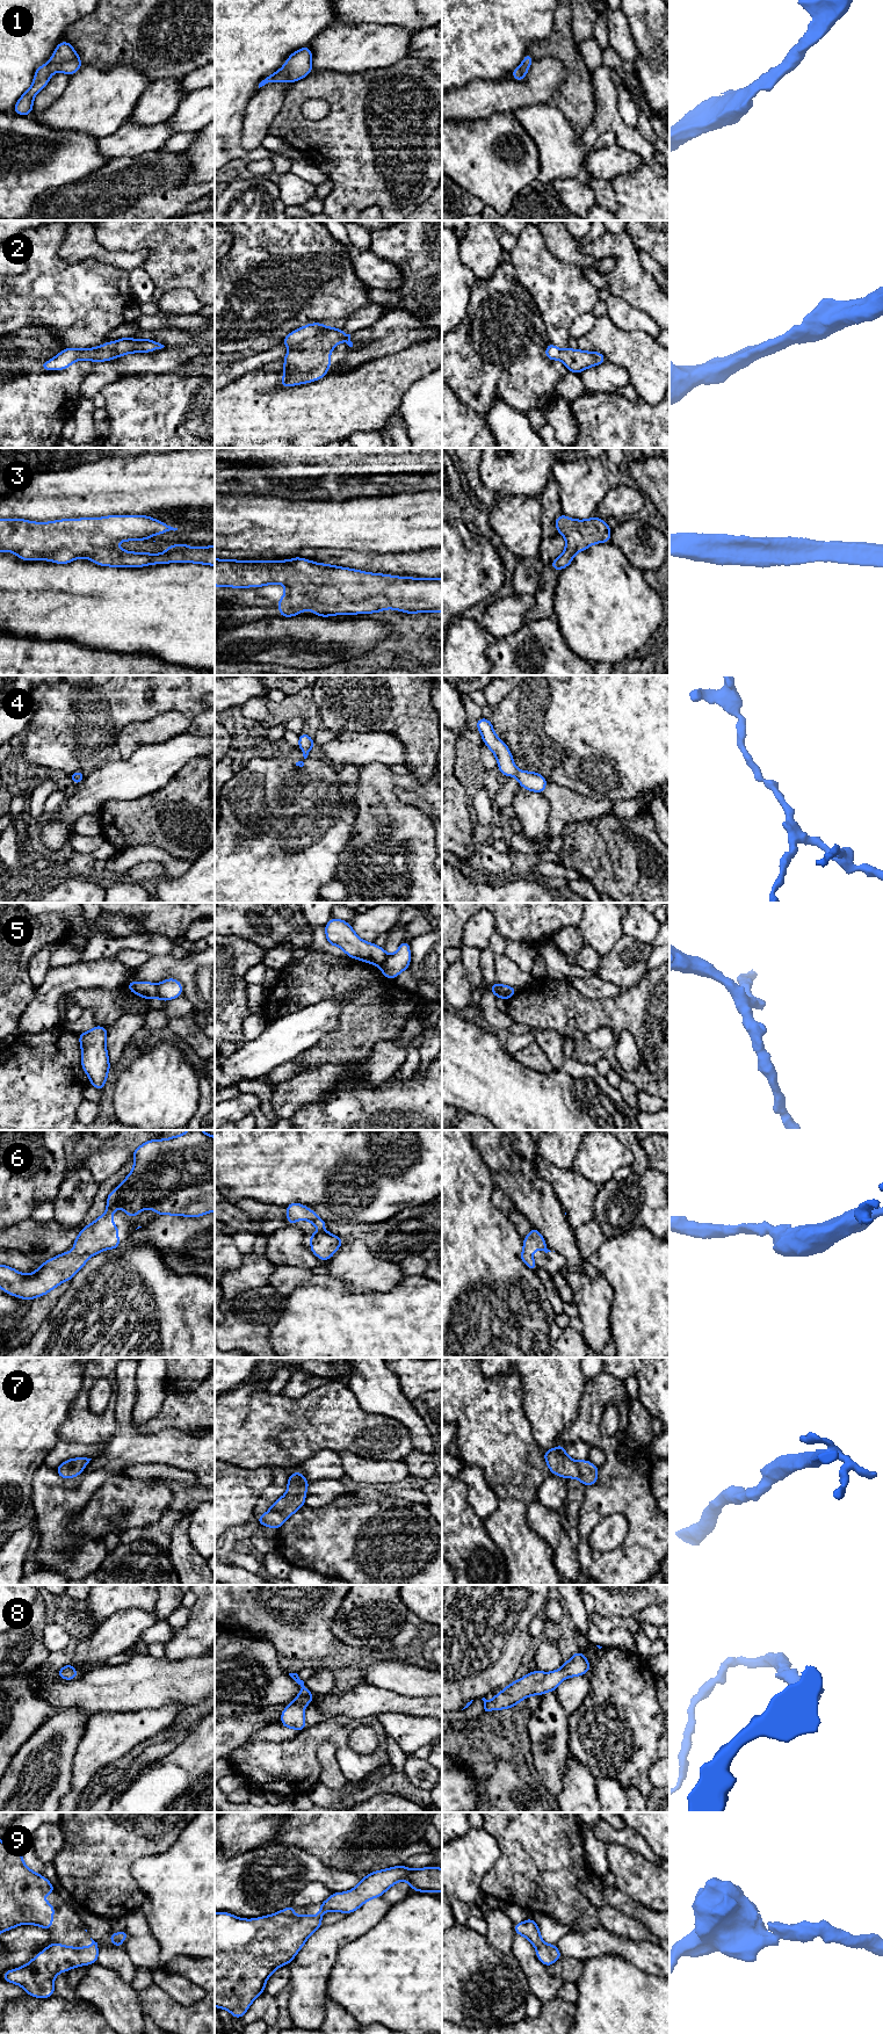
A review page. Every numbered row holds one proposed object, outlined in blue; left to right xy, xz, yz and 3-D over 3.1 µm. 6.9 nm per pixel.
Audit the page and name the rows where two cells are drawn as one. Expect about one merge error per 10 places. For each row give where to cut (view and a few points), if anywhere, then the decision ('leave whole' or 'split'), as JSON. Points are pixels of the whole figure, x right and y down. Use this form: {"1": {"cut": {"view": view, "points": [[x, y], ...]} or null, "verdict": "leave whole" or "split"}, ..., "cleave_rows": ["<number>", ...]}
{"1": {"cut": null, "verdict": "leave whole"}, "2": {"cut": null, "verdict": "leave whole"}, "3": {"cut": null, "verdict": "leave whole"}, "4": {"cut": null, "verdict": "leave whole"}, "5": {"cut": {"view": "xy", "points": [[157, 984], [158, 997]]}, "verdict": "split"}, "6": {"cut": null, "verdict": "leave whole"}, "7": {"cut": null, "verdict": "leave whole"}, "8": {"cut": null, "verdict": "leave whole"}, "9": {"cut": null, "verdict": "leave whole"}, "cleave_rows": ["5"]}

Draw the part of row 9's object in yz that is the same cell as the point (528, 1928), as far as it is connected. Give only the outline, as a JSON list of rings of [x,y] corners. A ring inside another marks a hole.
[[[531,1917],[523,1923],[515,1923],[514,1933],[526,1937],[533,1943],[537,1959],[545,1967],[553,1964],[563,1956],[556,1943],[547,1945],[543,1942],[540,1928]]]

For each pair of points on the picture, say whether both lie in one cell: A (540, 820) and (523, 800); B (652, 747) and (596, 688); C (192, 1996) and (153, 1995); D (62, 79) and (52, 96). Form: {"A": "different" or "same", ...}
{"A": "same", "B": "same", "C": "different", "D": "same"}

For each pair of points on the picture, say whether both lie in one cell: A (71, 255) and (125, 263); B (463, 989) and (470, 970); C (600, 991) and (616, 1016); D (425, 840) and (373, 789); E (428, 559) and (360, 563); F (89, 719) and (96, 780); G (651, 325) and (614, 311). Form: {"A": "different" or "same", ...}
{"A": "same", "B": "different", "C": "different", "D": "same", "E": "same", "F": "different", "G": "same"}

